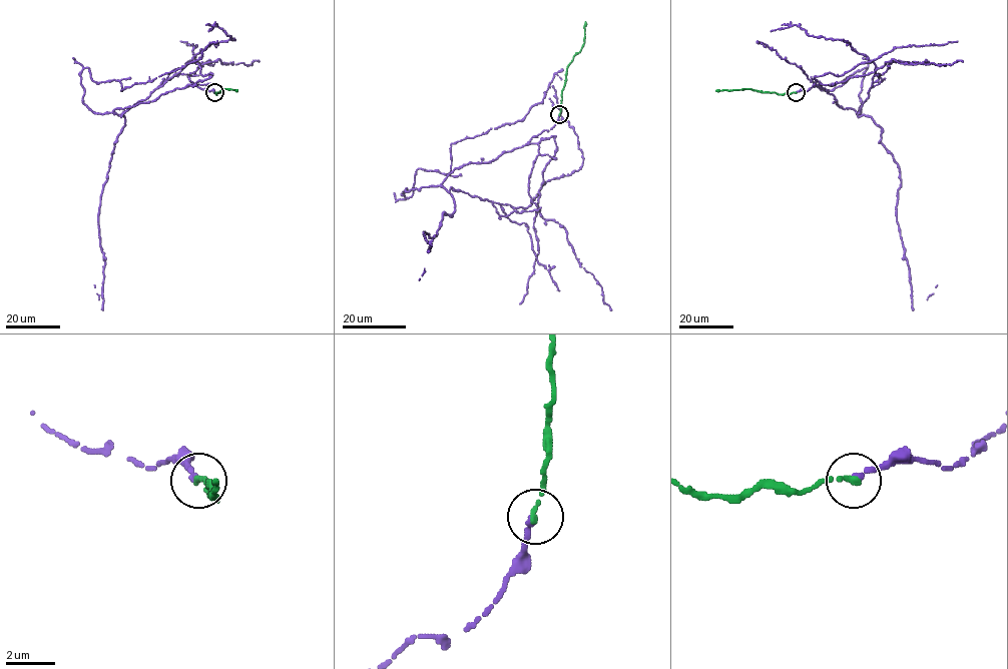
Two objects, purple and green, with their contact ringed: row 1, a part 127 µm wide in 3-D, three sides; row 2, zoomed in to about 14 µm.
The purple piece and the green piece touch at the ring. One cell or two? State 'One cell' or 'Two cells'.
One cell

